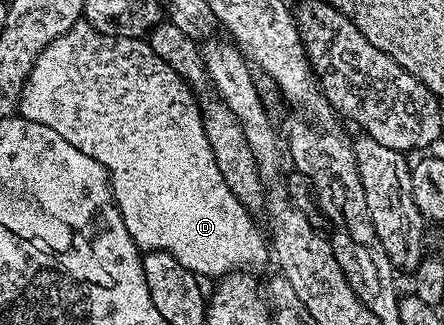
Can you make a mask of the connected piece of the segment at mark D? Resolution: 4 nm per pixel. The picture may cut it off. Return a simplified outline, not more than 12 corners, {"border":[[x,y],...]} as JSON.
{"border":[[77,21],[18,113],[108,170],[140,250],[201,278],[270,249],[200,101]]}

